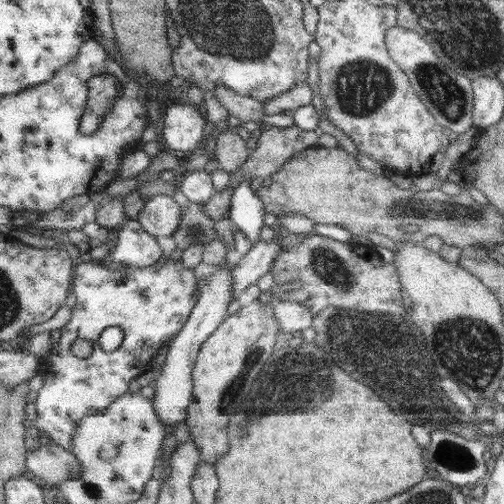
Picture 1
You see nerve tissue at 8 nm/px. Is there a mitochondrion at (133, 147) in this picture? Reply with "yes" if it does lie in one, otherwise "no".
no

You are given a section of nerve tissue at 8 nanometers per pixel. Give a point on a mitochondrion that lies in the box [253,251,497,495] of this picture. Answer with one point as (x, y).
(393, 361)

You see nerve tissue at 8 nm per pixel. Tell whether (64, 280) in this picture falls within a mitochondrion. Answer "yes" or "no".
no

